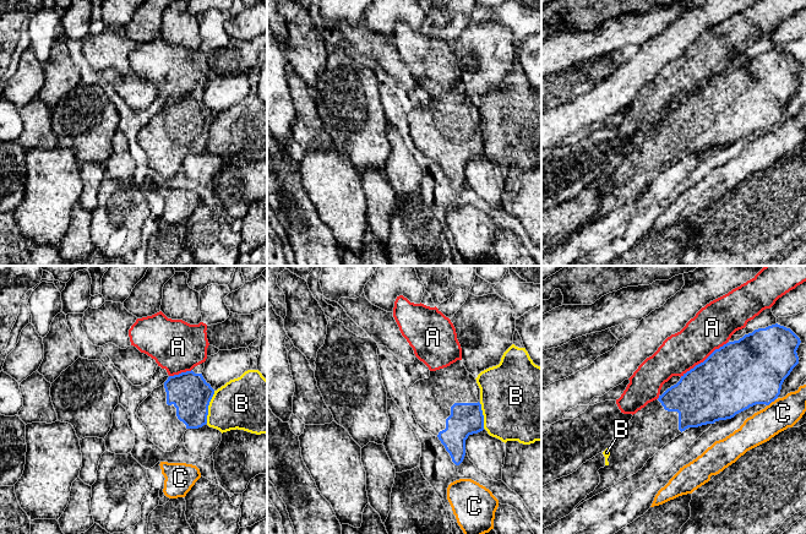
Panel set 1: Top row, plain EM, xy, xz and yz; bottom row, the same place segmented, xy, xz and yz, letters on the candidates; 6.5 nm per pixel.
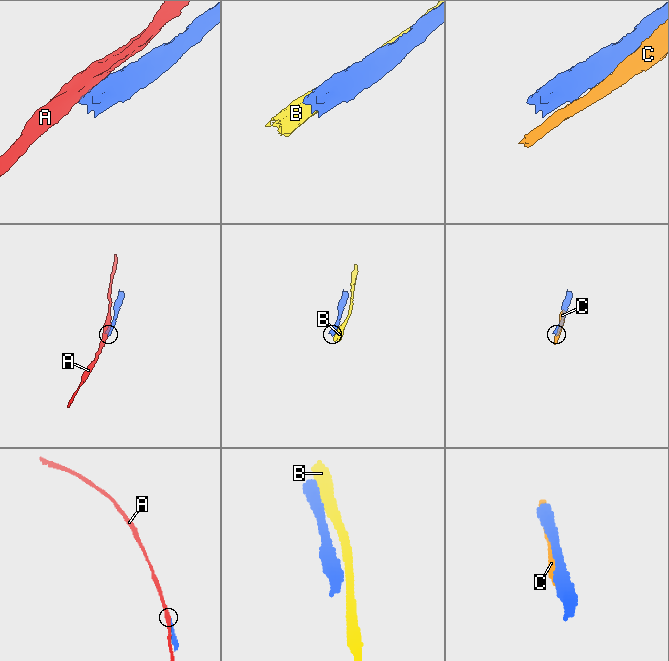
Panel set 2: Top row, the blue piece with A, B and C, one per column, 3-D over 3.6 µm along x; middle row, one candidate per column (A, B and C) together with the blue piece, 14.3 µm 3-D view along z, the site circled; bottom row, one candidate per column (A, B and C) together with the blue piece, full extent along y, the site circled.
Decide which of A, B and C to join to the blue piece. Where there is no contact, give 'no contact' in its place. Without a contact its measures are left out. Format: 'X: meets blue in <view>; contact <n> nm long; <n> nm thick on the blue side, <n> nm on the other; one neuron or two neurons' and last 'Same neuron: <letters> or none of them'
A: meets blue in yz; contact 380 nm long; 440 nm thick on the blue side, 280 nm on the other; two neurons
B: meets blue in xy; contact 220 nm long; 260 nm thick on the blue side, 360 nm on the other; two neurons
C: meets blue in yz; contact 80 nm long; 440 nm thick on the blue side, 200 nm on the other; two neurons
Same neuron: none of them

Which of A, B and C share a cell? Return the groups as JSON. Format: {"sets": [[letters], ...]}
{"sets": [["A"], ["B"], ["C"]]}

